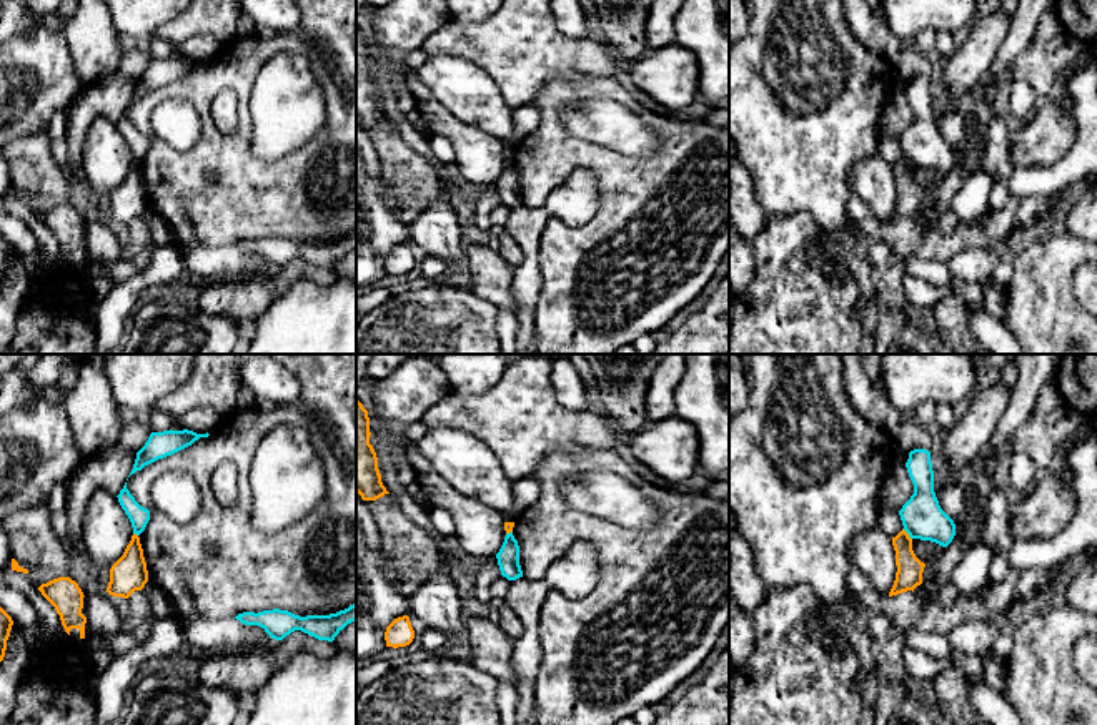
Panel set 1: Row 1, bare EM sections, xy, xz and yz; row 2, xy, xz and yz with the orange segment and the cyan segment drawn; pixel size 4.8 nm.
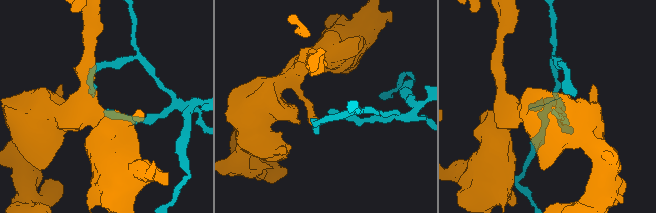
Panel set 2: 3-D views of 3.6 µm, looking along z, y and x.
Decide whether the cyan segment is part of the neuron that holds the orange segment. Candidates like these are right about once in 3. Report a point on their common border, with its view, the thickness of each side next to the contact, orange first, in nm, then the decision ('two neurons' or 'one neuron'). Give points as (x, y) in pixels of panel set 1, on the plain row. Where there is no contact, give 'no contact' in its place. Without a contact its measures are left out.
contact yz (908, 162); calibres 130 and 200 nm; two neurons

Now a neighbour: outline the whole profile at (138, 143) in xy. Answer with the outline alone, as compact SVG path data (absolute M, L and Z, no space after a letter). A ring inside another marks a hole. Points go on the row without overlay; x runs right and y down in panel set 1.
M127 110L117 125L118 125L122 136L125 138L125 141L128 143L132 150L133 161L140 163L150 148L150 138L141 135L135 128L135 125L127 116Z

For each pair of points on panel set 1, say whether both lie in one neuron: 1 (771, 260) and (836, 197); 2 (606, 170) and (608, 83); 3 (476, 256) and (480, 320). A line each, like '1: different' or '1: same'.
1: different
2: same
3: different

